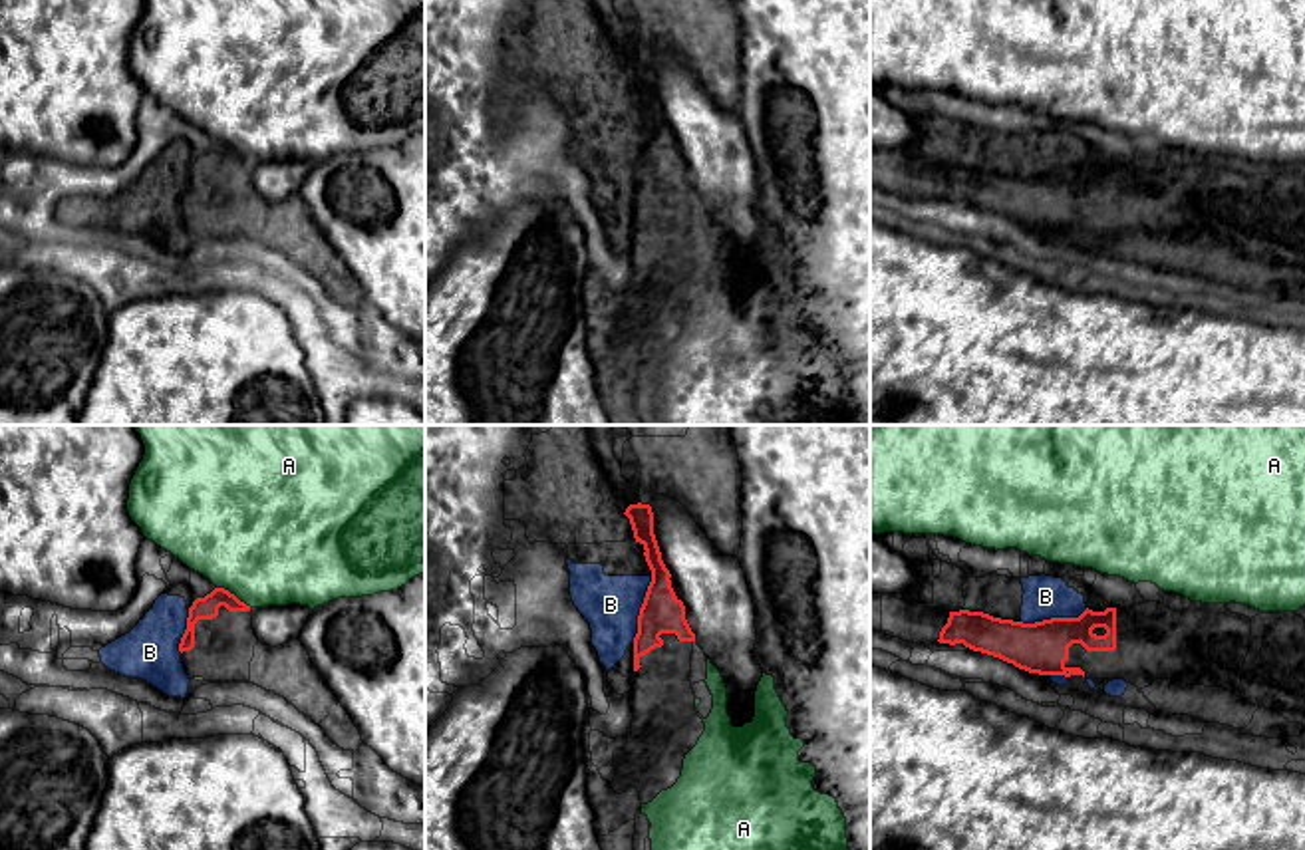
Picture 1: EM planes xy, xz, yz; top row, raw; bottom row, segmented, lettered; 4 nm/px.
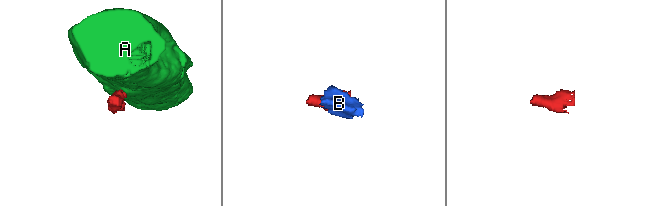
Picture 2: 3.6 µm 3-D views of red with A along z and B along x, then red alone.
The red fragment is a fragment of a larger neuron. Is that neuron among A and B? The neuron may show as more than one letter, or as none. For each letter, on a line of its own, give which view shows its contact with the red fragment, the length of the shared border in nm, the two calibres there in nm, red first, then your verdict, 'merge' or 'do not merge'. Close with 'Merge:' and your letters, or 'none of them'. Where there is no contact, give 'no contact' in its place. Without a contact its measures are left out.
A: xy | 170 nm | 100/500 nm | do not merge
B: xz | 280 nm | 170/240 nm | do not merge
Merge: none of them

